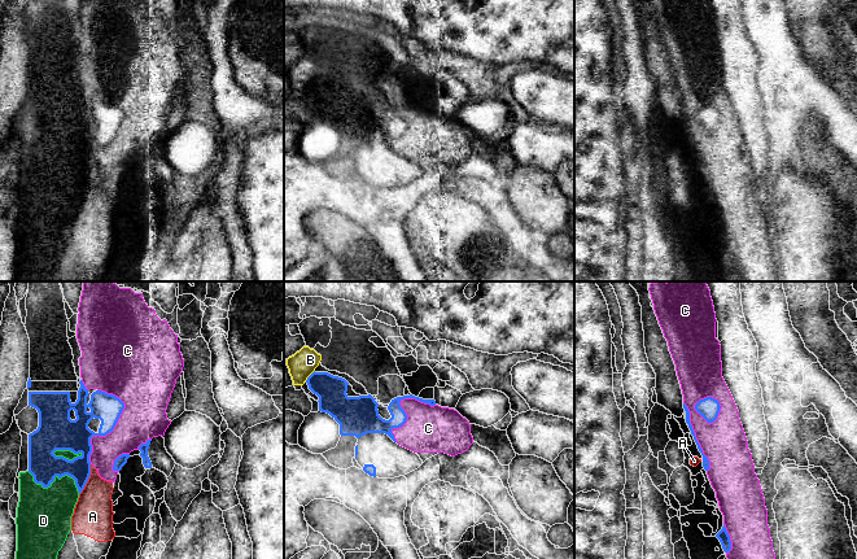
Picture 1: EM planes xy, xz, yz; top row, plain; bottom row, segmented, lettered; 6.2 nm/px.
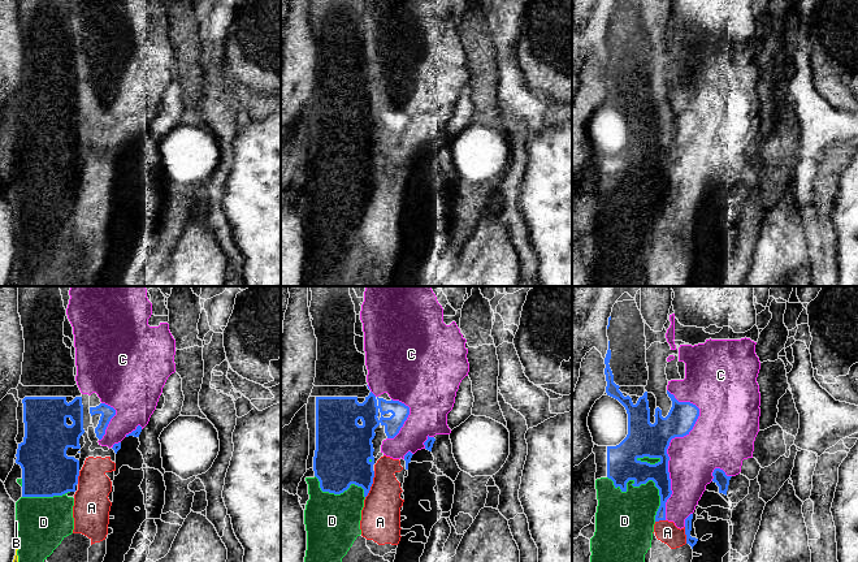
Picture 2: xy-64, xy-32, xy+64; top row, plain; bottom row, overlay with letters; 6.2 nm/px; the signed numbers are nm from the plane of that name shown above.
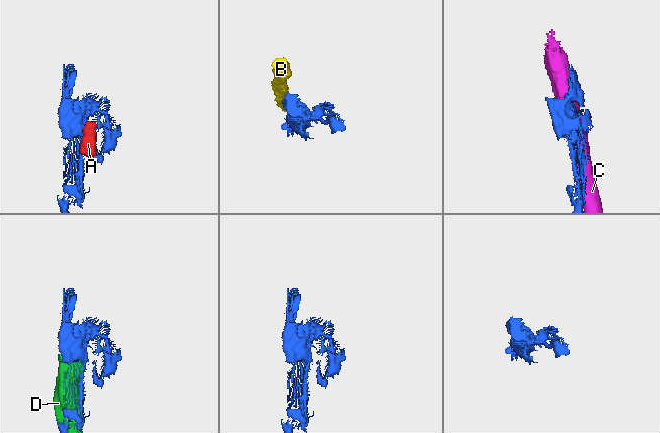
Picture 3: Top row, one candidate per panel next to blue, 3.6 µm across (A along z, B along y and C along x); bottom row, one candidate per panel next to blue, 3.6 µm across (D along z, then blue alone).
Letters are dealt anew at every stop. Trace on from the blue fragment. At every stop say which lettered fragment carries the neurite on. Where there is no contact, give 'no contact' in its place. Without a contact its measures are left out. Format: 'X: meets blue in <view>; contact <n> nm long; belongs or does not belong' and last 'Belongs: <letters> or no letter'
A: meets blue in xy; contact 200 nm long; does not belong
B: meets blue in xz; contact 90 nm long; does not belong
C: meets blue in xy; contact 460 nm long; does not belong
D: meets blue in xy; contact 360 nm long; belongs
Belongs: D

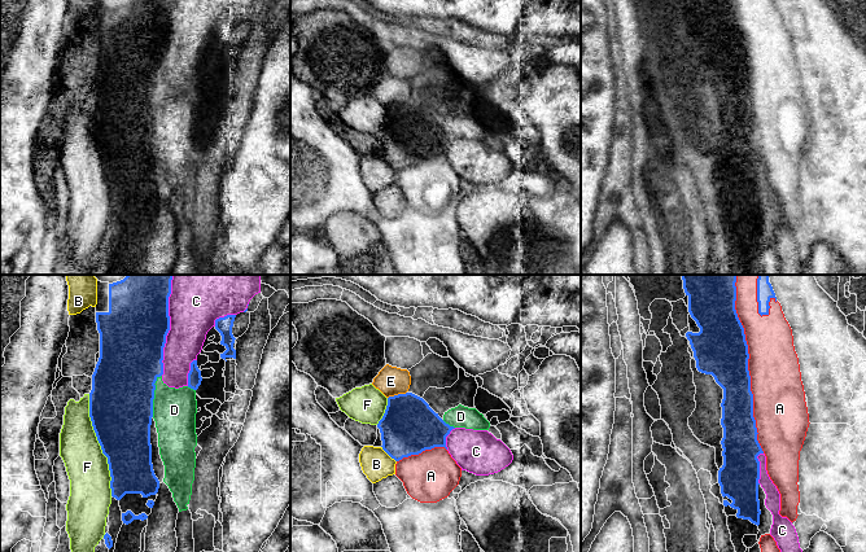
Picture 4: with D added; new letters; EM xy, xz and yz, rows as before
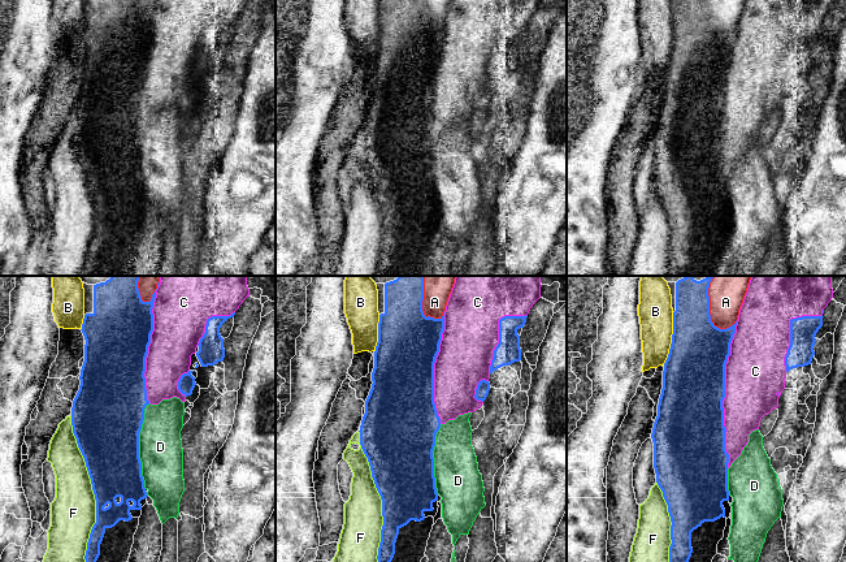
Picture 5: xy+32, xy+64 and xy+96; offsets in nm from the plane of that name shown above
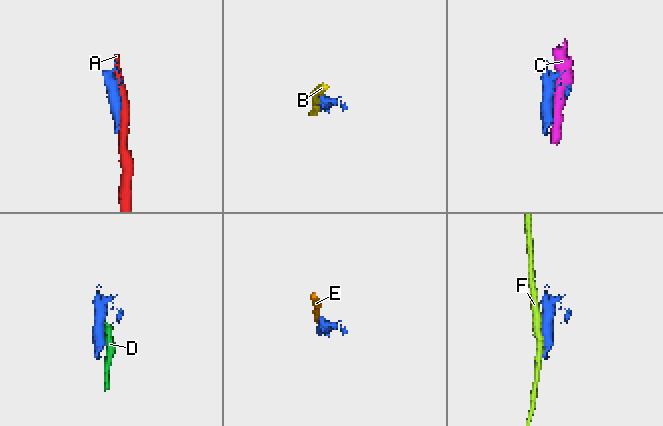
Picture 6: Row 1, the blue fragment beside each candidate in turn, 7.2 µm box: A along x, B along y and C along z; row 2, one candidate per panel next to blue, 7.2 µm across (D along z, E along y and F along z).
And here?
A: meets blue in yz; contact 1100 nm long; does not belong
B: meets blue in xz; contact 140 nm long; does not belong
C: meets blue in xy; contact 650 nm long; does not belong
D: meets blue in xy; contact 280 nm long; does not belong
E: meets blue in xz; contact 130 nm long; does not belong
F: meets blue in xy; contact 650 nm long; does not belong
Belongs: no letter

